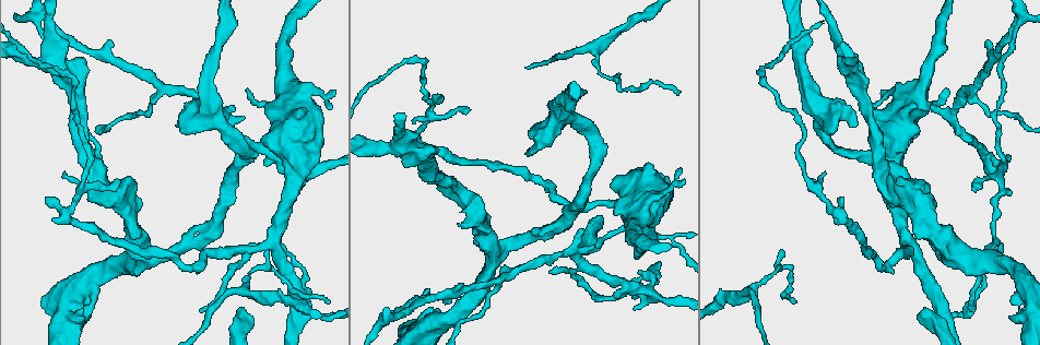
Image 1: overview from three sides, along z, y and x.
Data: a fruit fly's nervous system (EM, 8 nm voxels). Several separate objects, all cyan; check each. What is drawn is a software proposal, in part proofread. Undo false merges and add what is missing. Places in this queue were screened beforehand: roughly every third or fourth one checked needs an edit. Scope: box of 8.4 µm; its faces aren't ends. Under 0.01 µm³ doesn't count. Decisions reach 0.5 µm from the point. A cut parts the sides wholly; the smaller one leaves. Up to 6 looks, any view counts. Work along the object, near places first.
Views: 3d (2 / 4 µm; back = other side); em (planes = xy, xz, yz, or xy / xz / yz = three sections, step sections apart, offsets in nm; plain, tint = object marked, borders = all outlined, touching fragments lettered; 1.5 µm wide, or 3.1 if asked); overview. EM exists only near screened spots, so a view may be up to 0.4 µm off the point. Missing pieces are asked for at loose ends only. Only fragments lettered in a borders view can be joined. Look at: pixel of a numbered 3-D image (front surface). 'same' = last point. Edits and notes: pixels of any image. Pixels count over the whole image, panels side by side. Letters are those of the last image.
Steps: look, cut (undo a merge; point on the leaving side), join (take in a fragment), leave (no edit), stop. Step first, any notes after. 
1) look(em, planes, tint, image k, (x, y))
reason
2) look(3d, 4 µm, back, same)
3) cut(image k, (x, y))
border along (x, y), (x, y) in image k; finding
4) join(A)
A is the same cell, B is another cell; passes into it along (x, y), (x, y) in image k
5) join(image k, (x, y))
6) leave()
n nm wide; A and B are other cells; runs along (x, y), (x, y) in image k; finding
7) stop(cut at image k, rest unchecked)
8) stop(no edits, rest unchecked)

look(3d, 2 µm, image 1, (177, 126))
stops while still wide

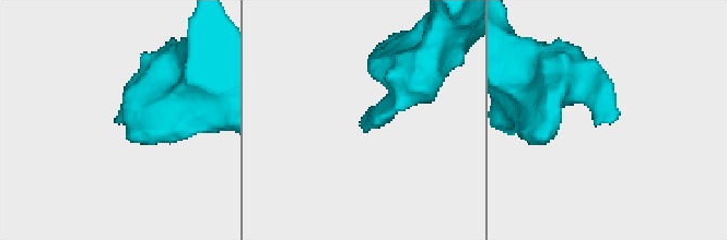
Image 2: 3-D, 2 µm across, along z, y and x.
look(em, planes, tint, image 2, (362, 127))

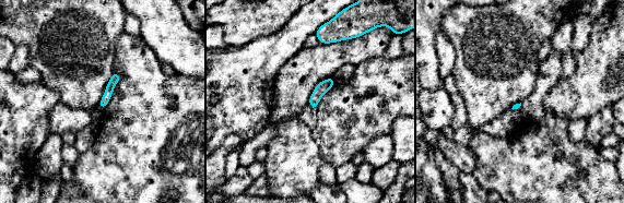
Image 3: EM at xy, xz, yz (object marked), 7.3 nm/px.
look(em, planes, borders, same)

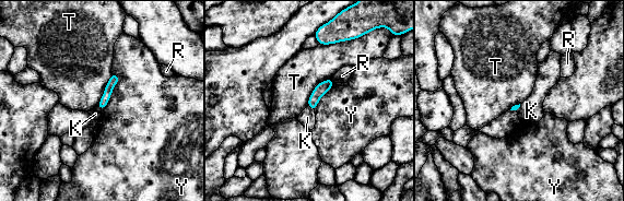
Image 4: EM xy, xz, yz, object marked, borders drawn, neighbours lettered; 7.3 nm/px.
leave()
Y touches over 300 nm; K, R, T and Y are other cells; border along (307, 105), (314, 110) in image 4; none of them fits

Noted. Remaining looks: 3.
look(3d, 4 µm, image 1, (72, 79))
abrupt turn

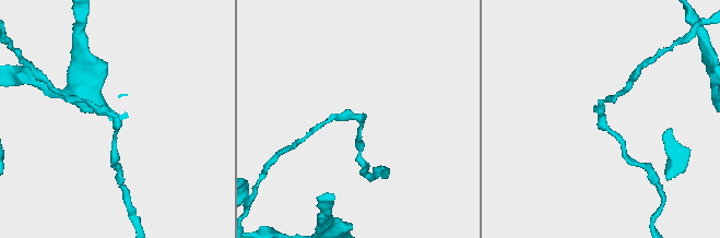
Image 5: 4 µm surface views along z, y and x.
look(em, 3.1 µm, planes, borders, image 5, (601, 116))

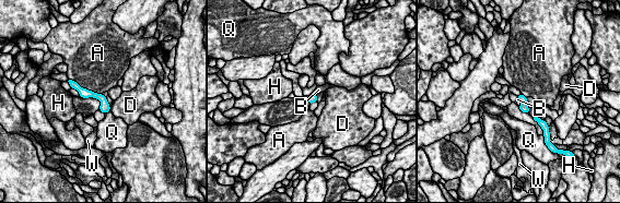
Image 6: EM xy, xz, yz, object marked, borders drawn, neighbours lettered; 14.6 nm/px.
leave()
120 nm wide; A, B, D, H, Q and W are other cells; runs along (73, 85), (85, 94), (96, 95), (107, 108) in image 6; one neuron here

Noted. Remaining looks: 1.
stop(no edits, rest unchecked)

